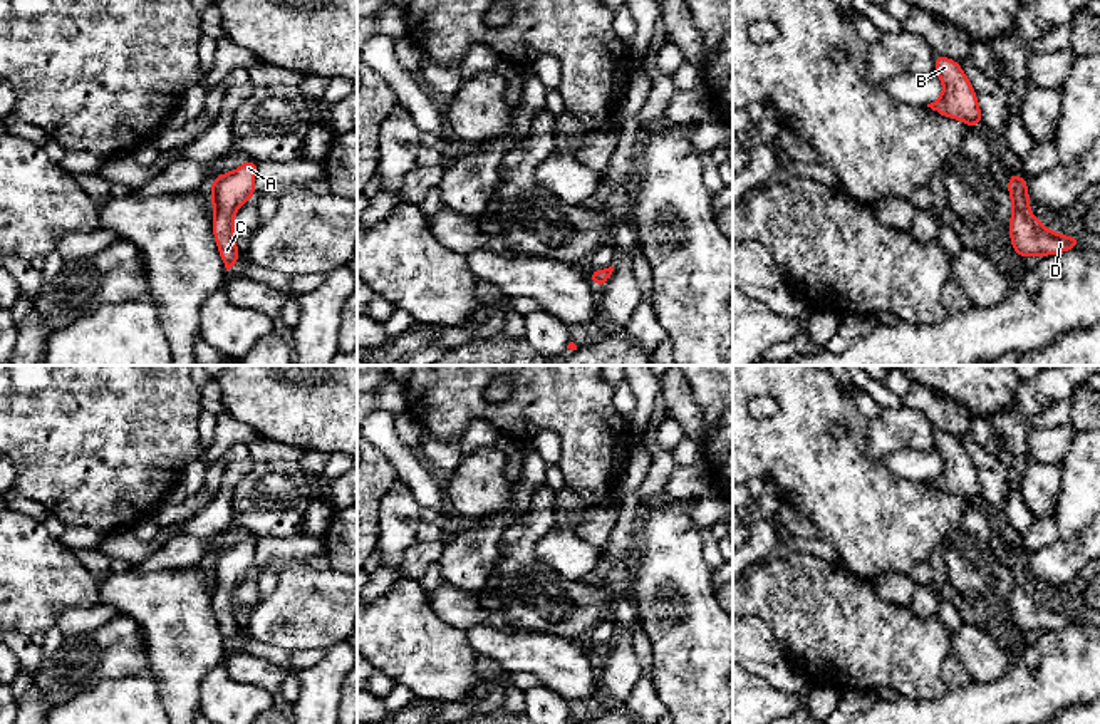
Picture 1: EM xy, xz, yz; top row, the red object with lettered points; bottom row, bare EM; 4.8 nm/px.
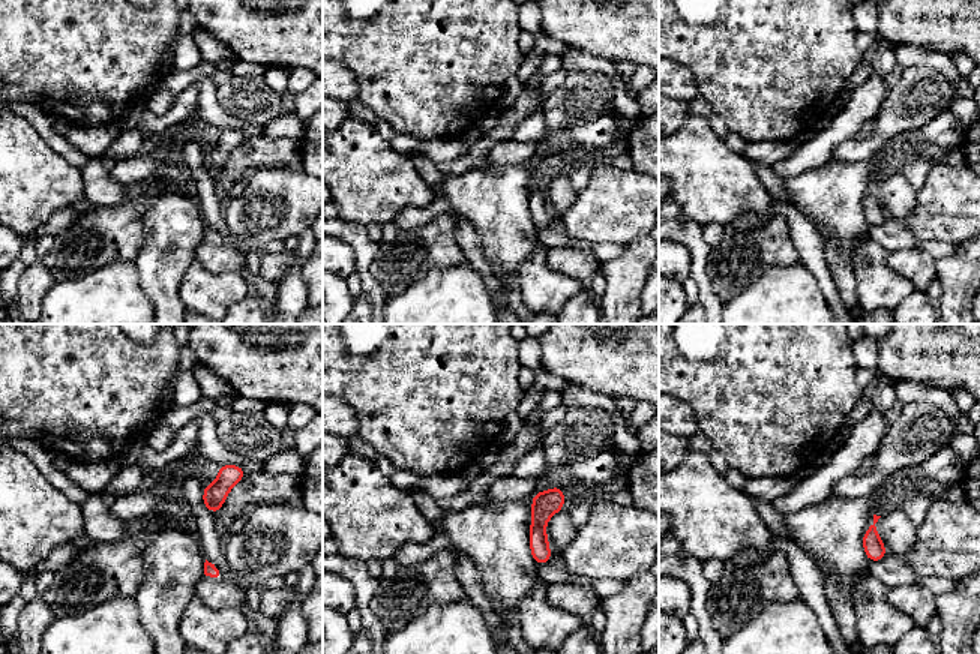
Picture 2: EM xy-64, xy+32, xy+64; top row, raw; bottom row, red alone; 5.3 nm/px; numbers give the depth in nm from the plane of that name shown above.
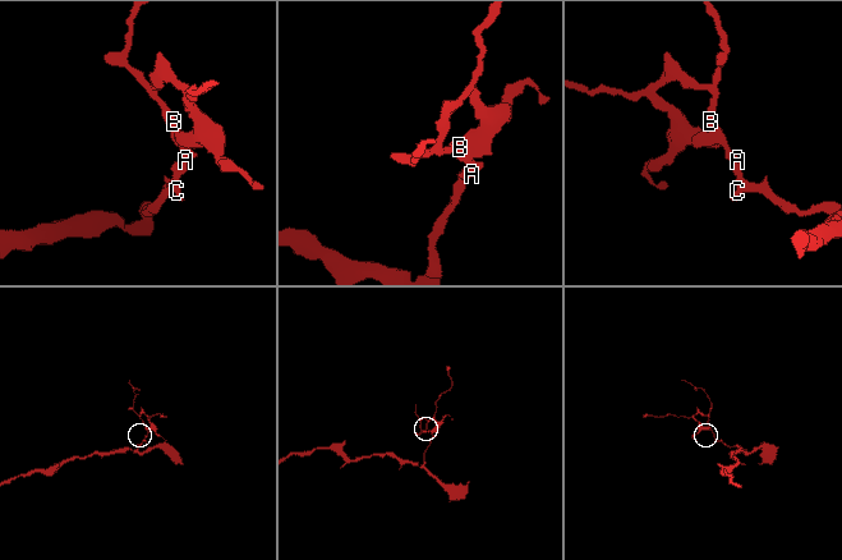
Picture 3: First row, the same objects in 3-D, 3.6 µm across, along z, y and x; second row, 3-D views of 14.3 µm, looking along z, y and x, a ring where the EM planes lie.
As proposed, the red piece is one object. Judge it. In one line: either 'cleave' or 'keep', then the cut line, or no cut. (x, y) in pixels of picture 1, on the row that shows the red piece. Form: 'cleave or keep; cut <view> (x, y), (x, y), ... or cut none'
keep; cut none

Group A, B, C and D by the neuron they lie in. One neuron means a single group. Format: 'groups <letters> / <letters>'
groups A B C D

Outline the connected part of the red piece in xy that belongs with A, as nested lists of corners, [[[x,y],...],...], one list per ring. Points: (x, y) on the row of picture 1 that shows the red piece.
[[[248,159],[238,169],[220,173],[210,186],[213,198],[213,235],[226,272],[240,260],[233,238],[233,216],[238,208],[255,198],[255,174],[258,161]]]

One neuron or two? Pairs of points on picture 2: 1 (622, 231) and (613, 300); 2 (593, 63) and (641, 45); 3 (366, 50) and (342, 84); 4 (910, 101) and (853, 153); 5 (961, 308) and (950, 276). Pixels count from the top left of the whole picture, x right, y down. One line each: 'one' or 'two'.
1: two
2: two
3: two
4: one
5: one

